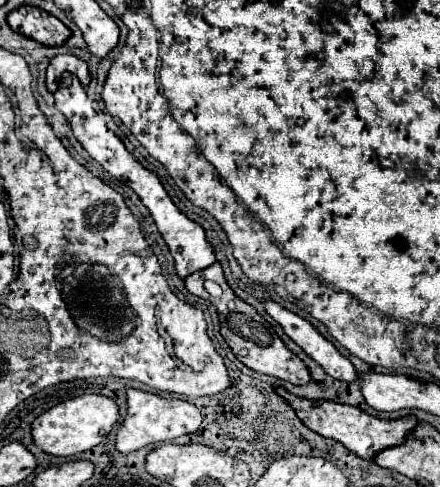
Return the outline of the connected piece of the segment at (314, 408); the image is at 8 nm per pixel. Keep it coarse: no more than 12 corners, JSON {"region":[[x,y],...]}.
{"region":[[278,389],[300,421],[362,459],[402,443],[414,415],[388,421]]}

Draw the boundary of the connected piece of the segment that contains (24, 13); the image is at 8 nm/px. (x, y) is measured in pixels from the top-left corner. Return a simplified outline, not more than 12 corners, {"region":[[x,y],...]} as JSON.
{"region":[[28,5],[10,13],[12,31],[48,47],[62,45],[70,29]]}

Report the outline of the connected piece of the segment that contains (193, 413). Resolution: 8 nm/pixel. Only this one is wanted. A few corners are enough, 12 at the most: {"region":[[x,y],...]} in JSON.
{"region":[[128,389],[116,449],[124,455],[196,433],[192,403]]}

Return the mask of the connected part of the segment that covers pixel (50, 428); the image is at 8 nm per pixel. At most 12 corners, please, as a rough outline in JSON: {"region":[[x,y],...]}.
{"region":[[80,395],[32,423],[36,447],[70,457],[102,443],[118,421],[104,395]]}

